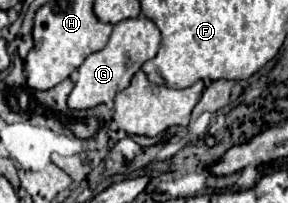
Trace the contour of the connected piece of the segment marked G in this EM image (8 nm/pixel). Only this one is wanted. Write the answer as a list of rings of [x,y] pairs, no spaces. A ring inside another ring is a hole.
[[[138,16],[118,22],[110,34],[108,44],[102,50],[90,54],[78,68],[78,82],[72,94],[68,96],[68,106],[74,110],[86,110],[98,104],[112,102],[112,98],[130,84],[132,76],[142,68],[142,64],[156,56],[158,48],[160,48],[160,30],[150,18]]]

